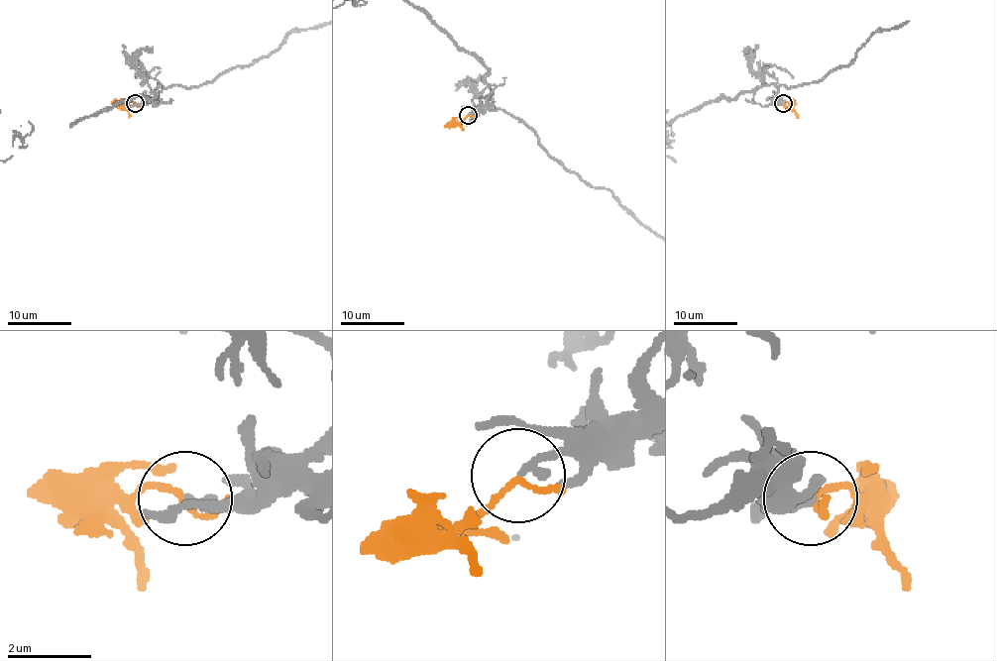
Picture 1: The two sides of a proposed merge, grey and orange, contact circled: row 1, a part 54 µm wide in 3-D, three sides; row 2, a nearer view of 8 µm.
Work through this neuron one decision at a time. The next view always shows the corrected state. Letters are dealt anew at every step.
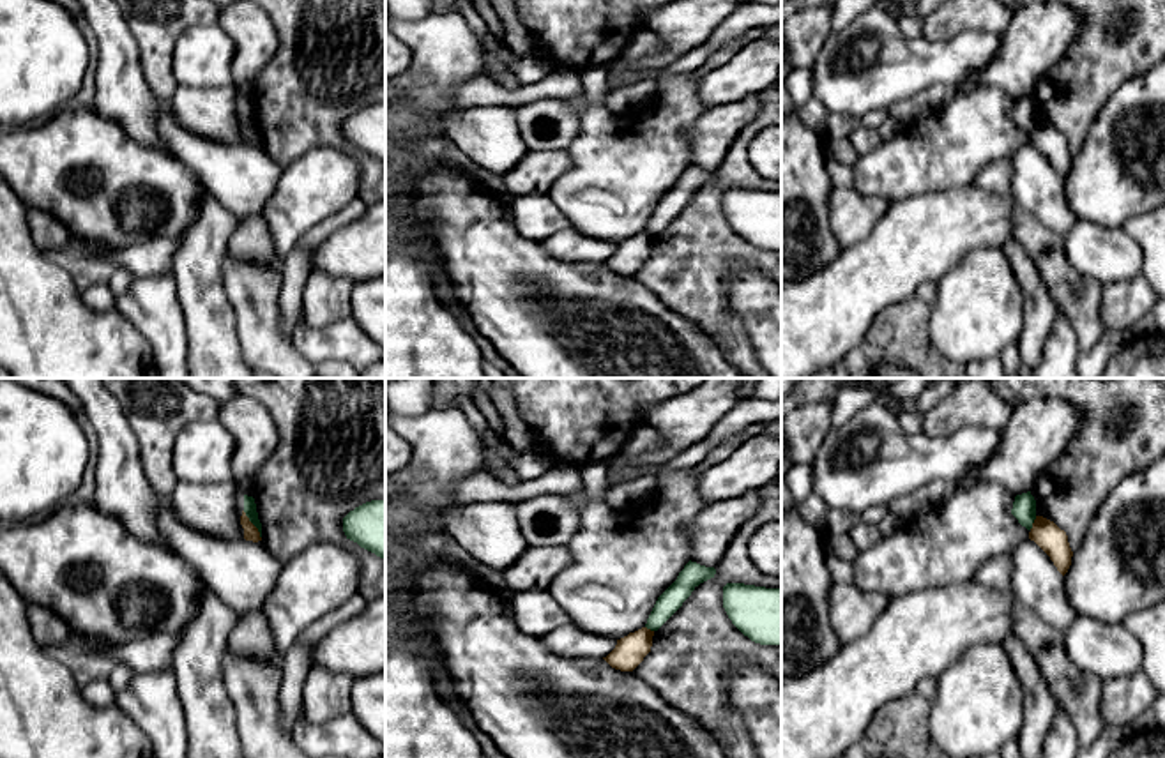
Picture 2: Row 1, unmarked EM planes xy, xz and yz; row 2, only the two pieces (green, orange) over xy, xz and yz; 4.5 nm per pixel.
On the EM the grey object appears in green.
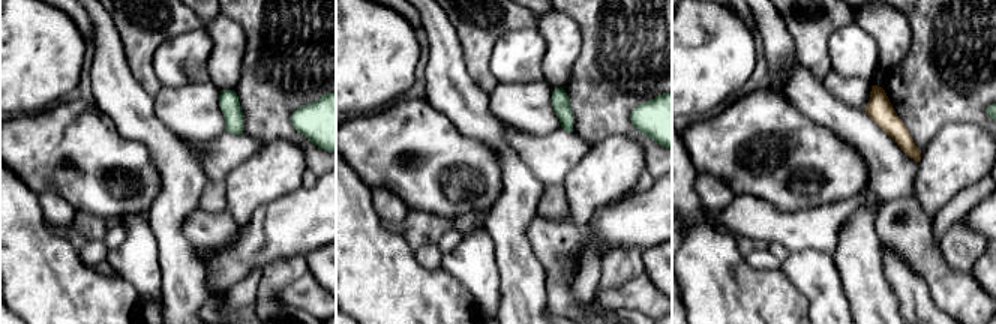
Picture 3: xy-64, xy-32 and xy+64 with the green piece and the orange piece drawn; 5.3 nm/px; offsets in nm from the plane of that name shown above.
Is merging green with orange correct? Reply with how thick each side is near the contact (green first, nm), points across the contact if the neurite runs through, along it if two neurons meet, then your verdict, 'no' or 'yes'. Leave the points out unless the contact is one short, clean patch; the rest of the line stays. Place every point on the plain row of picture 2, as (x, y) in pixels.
calibres 60 and 70 nm; border xy (243, 115), (260, 142); no

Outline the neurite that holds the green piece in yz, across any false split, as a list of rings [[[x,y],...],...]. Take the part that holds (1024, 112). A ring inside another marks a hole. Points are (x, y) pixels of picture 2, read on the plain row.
[[[1031,95],[1015,101],[1011,118],[1022,131],[1027,134],[1032,133],[1032,127],[1036,124],[1036,104]]]

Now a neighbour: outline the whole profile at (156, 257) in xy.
[[[159,237],[120,249],[111,249],[97,242],[88,244],[101,249],[115,267],[129,270],[134,281],[138,281],[148,276],[173,274],[173,256],[179,247],[179,237]]]

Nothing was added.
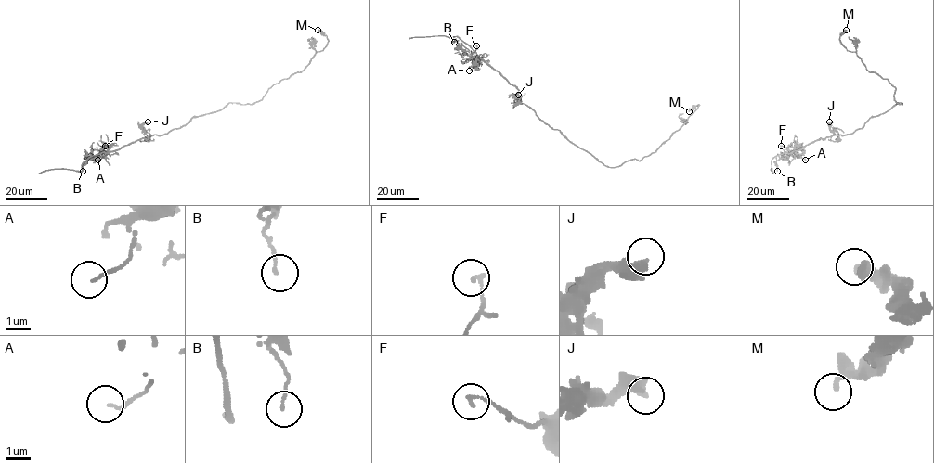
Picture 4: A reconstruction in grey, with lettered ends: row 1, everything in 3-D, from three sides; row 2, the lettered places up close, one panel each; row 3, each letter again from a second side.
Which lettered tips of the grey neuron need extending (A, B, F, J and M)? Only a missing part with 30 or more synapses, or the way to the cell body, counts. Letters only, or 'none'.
none

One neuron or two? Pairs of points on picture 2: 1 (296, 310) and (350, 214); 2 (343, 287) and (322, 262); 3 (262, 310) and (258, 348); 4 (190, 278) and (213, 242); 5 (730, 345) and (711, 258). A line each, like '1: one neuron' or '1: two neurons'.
1: one neuron
2: two neurons
3: one neuron
4: one neuron
5: one neuron

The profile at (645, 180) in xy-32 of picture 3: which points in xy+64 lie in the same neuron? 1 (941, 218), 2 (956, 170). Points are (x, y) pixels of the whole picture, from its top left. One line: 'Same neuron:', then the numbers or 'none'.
Same neuron: 1

